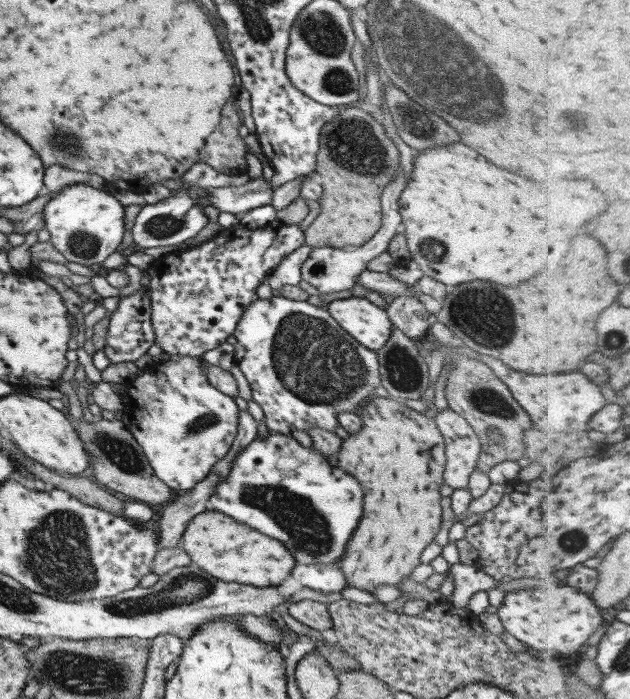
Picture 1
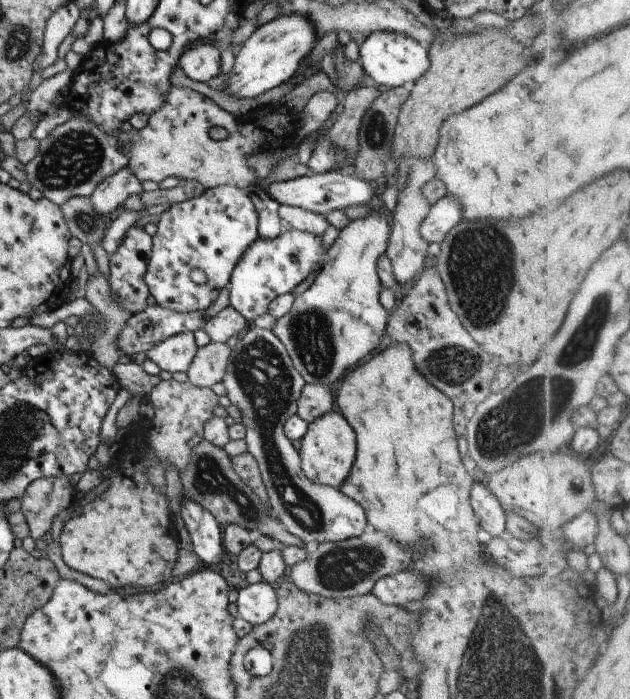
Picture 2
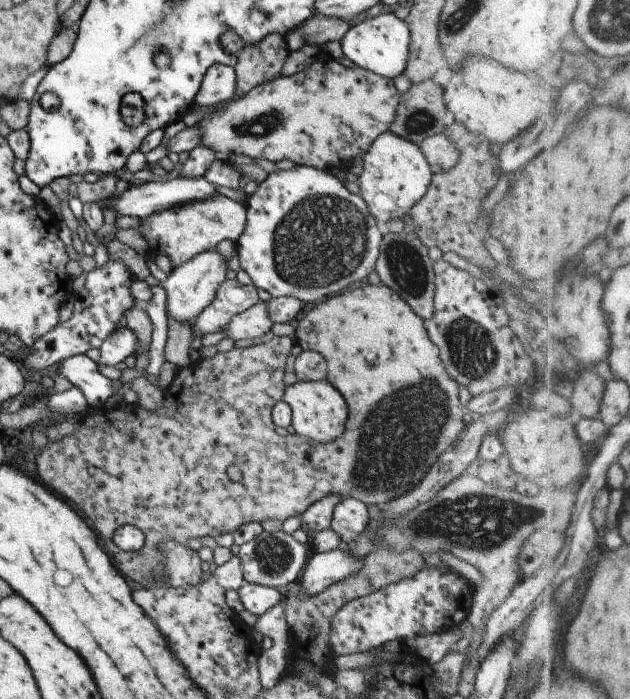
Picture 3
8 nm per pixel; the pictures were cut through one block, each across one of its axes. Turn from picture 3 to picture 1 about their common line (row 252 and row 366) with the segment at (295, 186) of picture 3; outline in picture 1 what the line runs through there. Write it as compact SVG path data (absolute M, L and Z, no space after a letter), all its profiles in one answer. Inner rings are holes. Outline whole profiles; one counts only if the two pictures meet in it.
M273 296L267 299L256 298L250 302L249 306L246 306L237 321L235 330L231 333L235 337L234 344L234 358L237 368L243 373L247 384L251 390L252 400L259 404L265 420L265 426L269 431L269 434L281 434L281 436L291 437L293 430L301 430L308 434L309 428L319 427L321 430L327 430L327 432L334 432L334 429L339 427L337 423L337 412L357 412L364 402L368 401L368 398L373 396L373 388L380 384L378 377L378 360L376 353L363 345L360 345L354 338L351 338L347 332L345 332L336 322L333 317L325 311L325 309L308 304L307 301L296 301L295 299L288 299L285 297Z

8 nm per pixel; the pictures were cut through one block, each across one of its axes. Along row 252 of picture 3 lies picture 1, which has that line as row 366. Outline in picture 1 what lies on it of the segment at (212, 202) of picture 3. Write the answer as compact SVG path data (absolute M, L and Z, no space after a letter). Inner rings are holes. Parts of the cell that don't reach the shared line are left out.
M171 354L167 361L147 366L137 374L137 377L129 378L122 383L125 402L120 423L140 446L154 475L177 493L189 491L206 477L211 468L225 457L237 432L239 410L233 398L220 393L207 382L200 362L200 357Z

